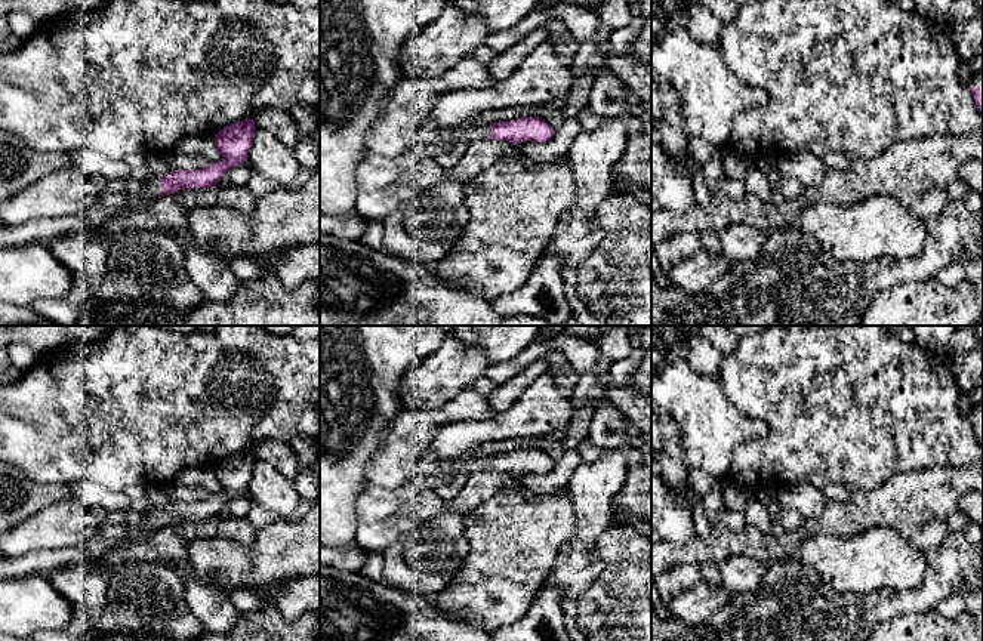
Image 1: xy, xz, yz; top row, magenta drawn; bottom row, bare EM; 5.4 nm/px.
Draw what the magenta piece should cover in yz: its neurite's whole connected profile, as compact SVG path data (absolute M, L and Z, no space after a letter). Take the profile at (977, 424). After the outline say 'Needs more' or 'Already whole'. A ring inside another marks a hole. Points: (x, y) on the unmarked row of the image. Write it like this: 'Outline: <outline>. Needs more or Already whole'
Outline: M983 401L973 406L967 417L971 422L977 441L983 446Z. Needs more

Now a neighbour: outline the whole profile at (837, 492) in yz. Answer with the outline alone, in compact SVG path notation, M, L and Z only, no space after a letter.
M828 483L823 489L822 493L825 494L825 497L828 500L835 500L835 502L841 502L841 503L847 503L851 496L854 494L856 490L853 490L851 487L845 486L845 484L839 484L839 483Z

